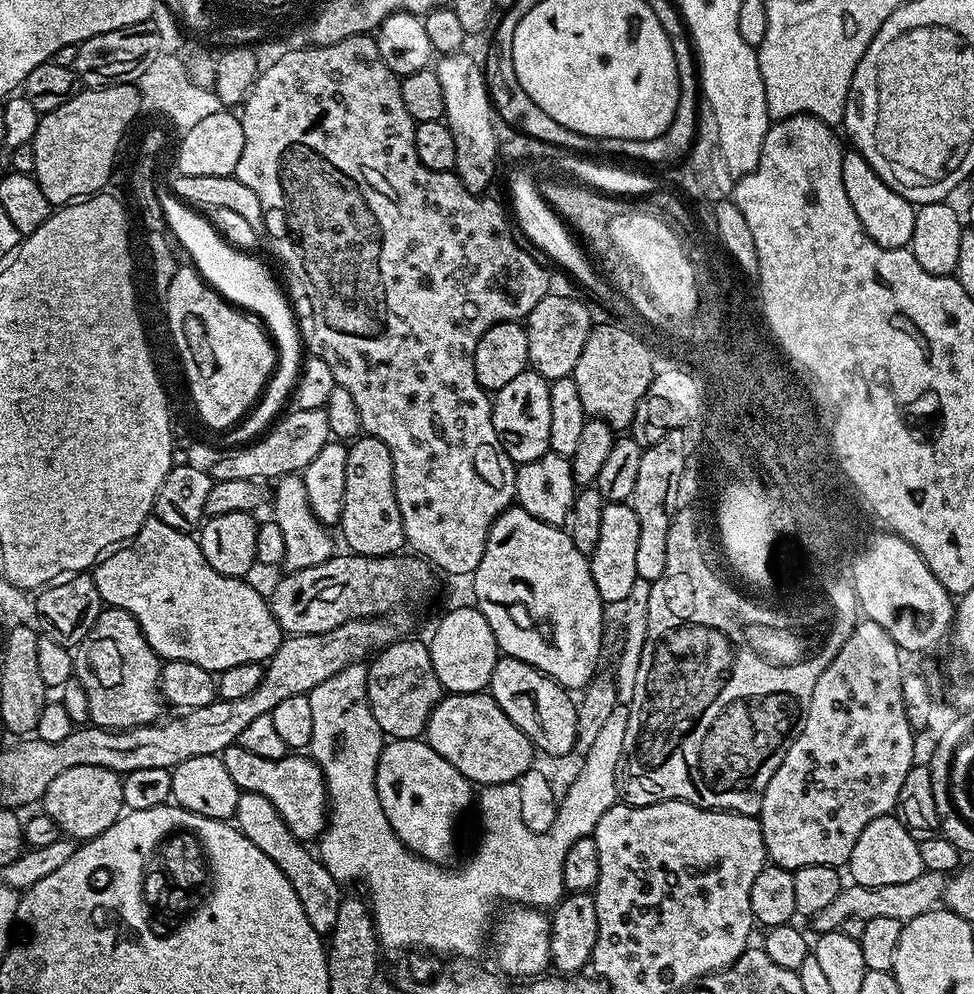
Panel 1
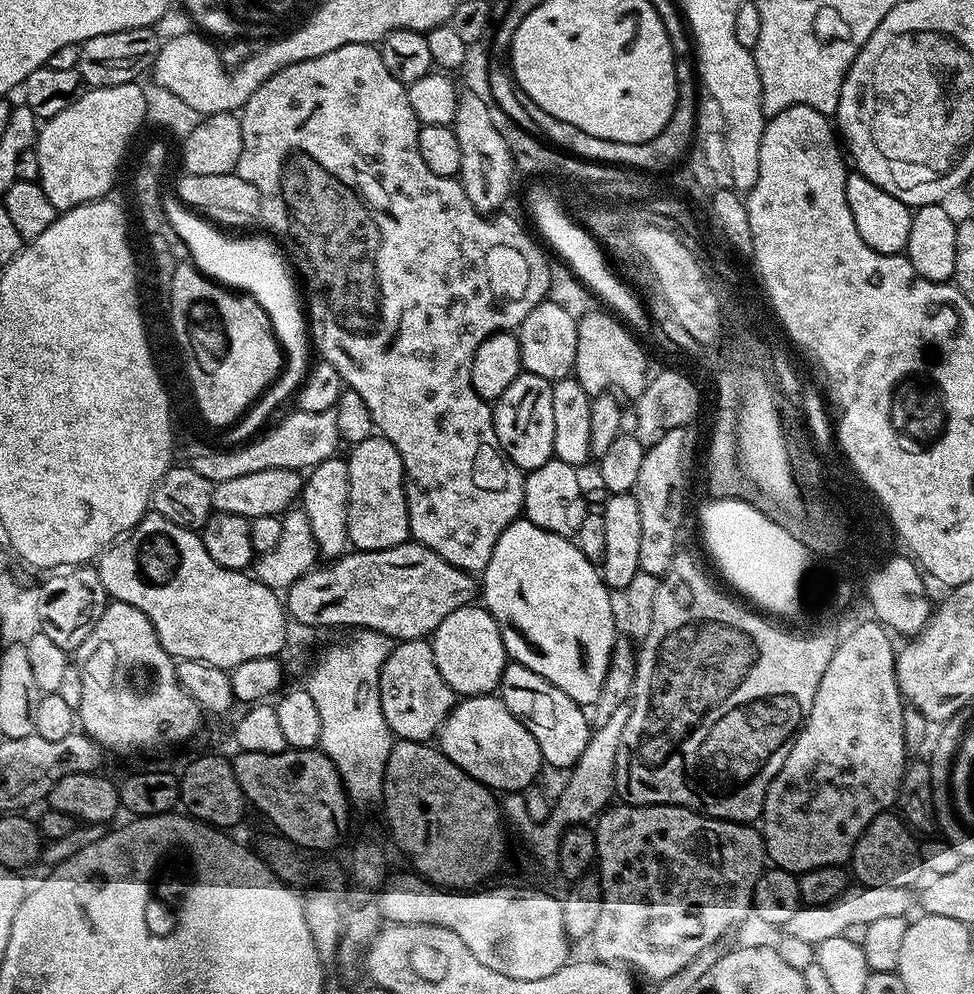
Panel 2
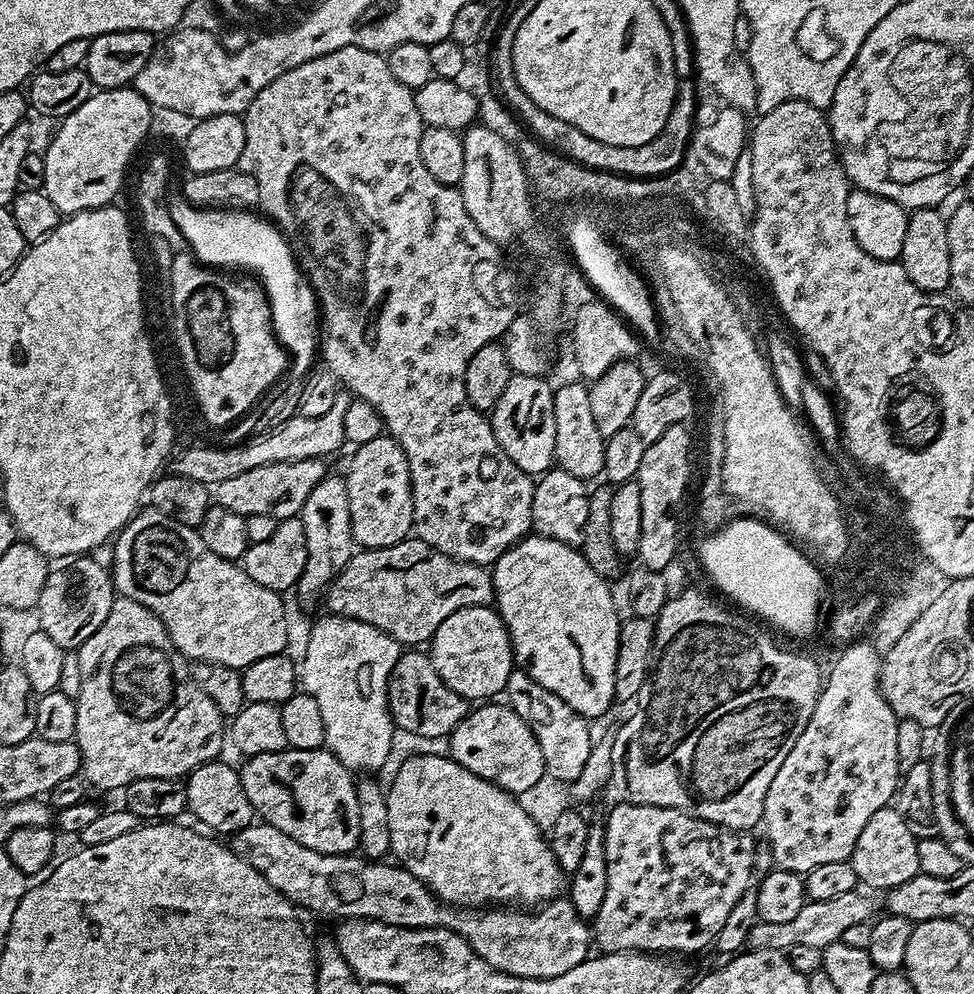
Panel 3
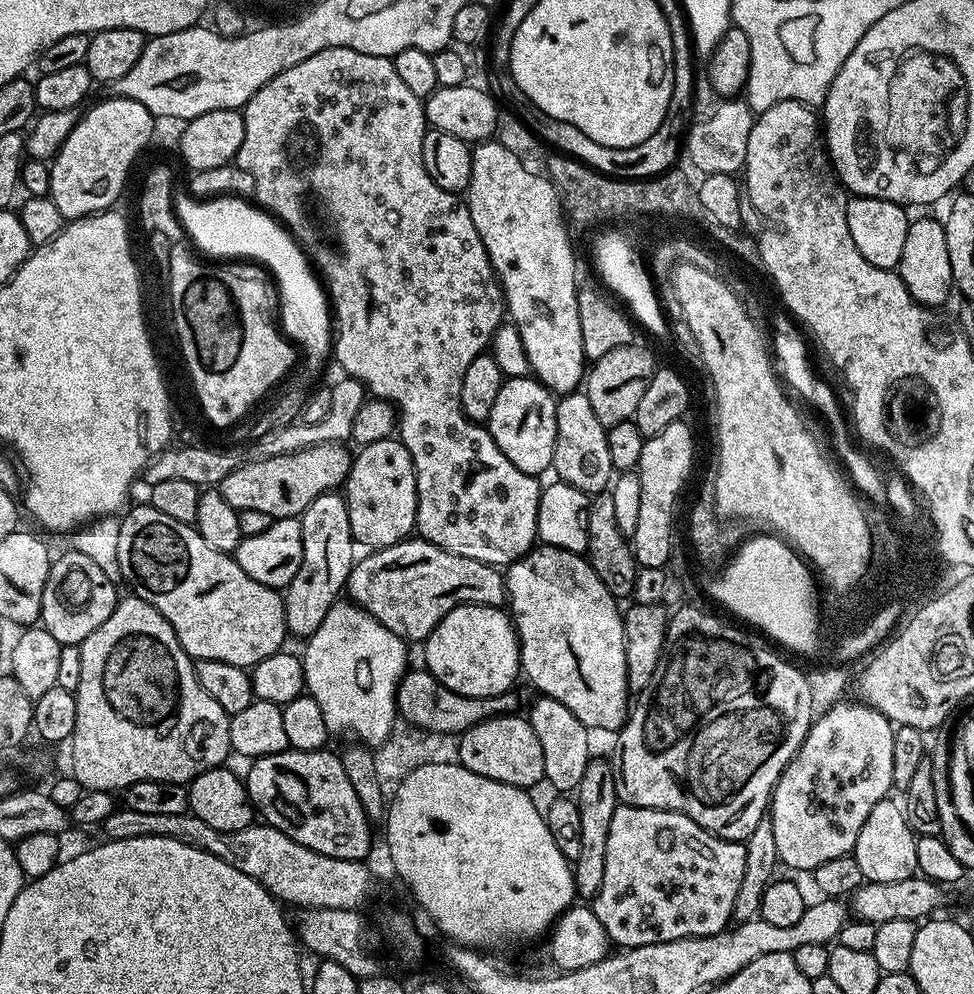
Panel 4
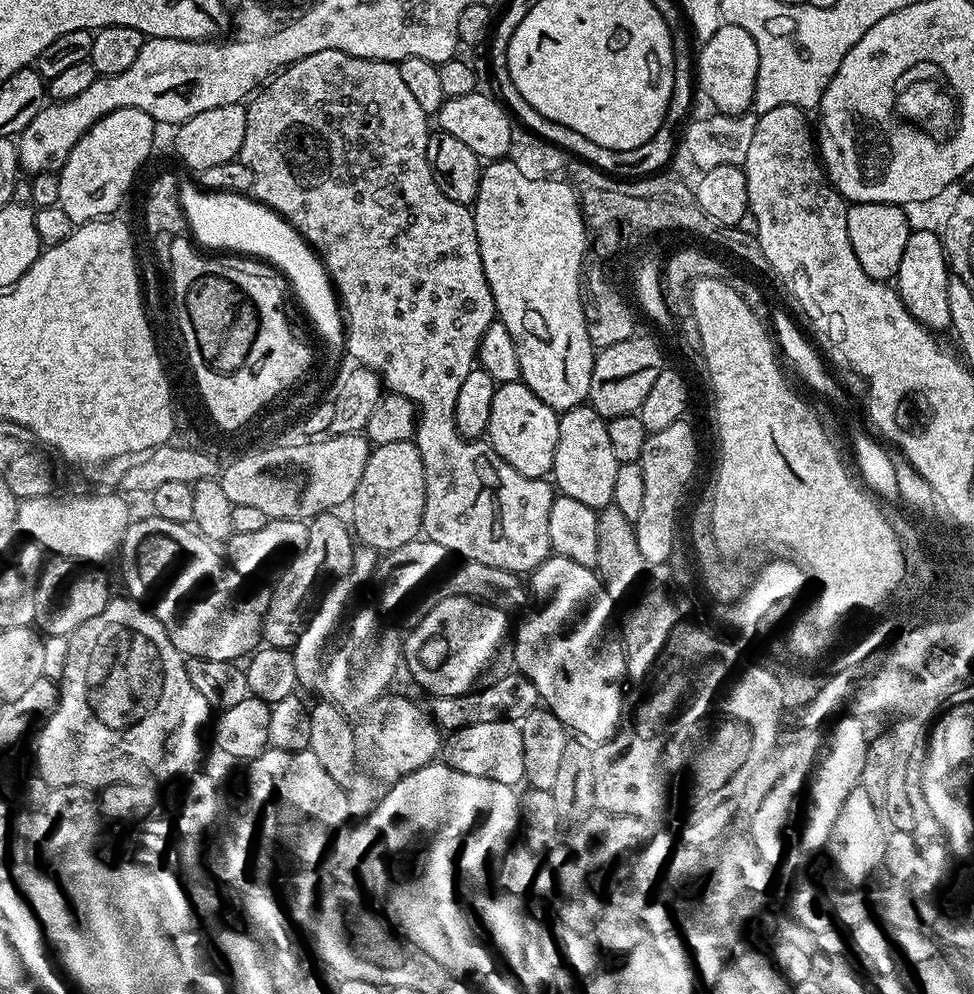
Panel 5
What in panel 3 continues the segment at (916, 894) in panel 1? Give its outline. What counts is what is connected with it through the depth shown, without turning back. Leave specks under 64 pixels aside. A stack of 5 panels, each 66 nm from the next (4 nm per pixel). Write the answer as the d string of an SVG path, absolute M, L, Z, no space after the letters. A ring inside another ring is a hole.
M857 890L850 894L841 894L839 898L826 898L826 902L808 900L802 906L802 911L790 918L790 922L766 922L760 920L749 931L747 947L769 948L784 952L790 946L818 946L823 950L836 940L843 940L850 926L867 924L873 919L872 900L863 891Z

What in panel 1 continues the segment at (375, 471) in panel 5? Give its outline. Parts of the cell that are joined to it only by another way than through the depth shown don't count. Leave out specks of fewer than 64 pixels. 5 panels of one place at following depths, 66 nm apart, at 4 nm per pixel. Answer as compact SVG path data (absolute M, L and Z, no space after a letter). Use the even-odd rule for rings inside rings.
M367 434L351 441L346 458L346 498L342 502L342 514L338 531L348 543L347 551L358 556L390 556L405 547L402 514L398 510L398 498L394 494L394 466L386 442Z

